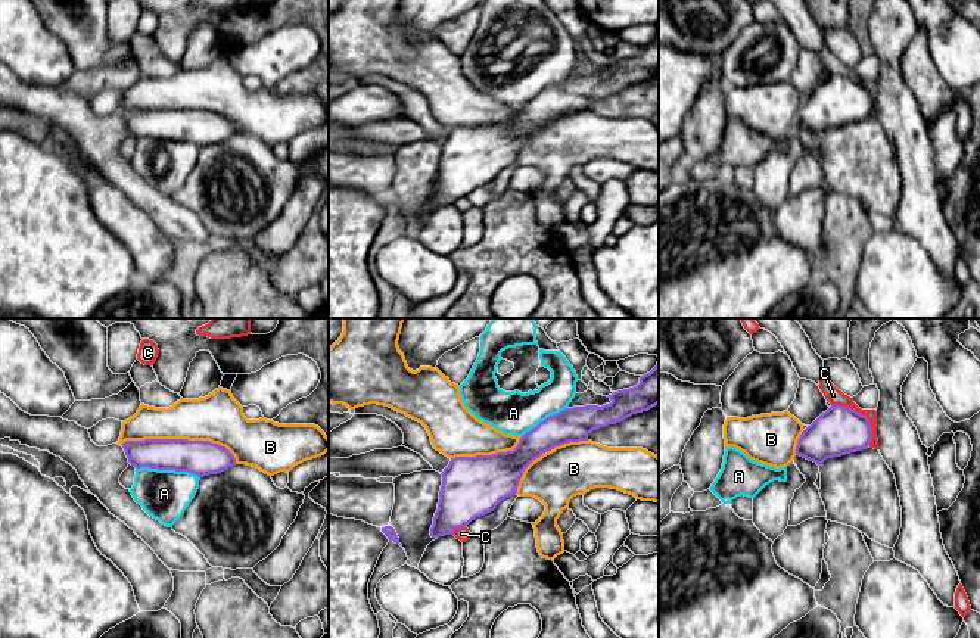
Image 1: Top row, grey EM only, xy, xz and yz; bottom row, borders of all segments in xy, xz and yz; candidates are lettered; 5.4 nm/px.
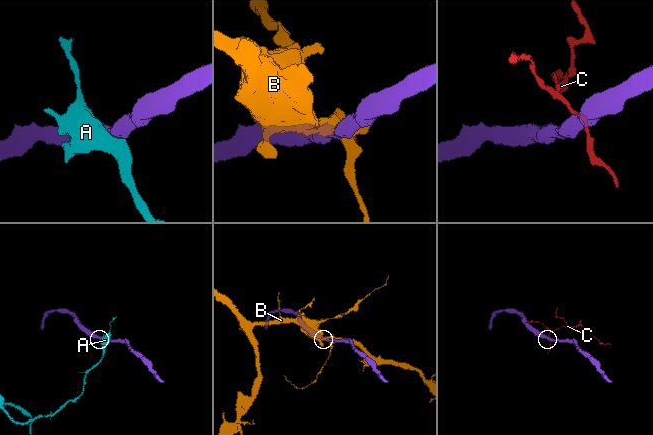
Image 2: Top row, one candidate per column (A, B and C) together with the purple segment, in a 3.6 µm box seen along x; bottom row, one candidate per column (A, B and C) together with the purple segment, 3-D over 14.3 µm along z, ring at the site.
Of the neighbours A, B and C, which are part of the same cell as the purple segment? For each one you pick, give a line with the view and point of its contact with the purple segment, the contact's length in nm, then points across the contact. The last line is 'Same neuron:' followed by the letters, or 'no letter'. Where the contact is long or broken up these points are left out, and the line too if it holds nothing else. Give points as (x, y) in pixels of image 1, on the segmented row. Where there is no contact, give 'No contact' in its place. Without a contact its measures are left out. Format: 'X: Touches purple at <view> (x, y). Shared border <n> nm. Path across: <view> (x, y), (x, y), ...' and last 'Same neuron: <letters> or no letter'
Same neuron: no letter

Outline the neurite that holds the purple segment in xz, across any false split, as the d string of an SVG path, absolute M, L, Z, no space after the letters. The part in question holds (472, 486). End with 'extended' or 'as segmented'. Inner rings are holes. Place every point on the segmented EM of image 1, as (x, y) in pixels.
M659 361L650 373L640 377L637 386L613 392L607 398L612 402L603 407L573 407L547 417L536 427L526 432L513 451L451 458L449 464L441 473L442 485L430 536L439 538L452 535L457 529L466 527L476 517L494 511L501 501L517 494L517 486L525 469L542 454L569 442L588 441L588 435L592 430L620 423L632 414L656 407L659 404Z; as segmented

